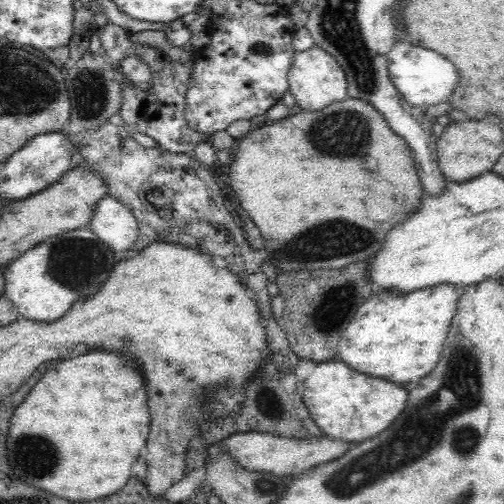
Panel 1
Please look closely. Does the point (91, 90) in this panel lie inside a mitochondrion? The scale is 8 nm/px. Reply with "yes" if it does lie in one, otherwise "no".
yes

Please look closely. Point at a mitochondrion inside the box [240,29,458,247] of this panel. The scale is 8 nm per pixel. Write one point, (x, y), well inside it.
(327, 135)

